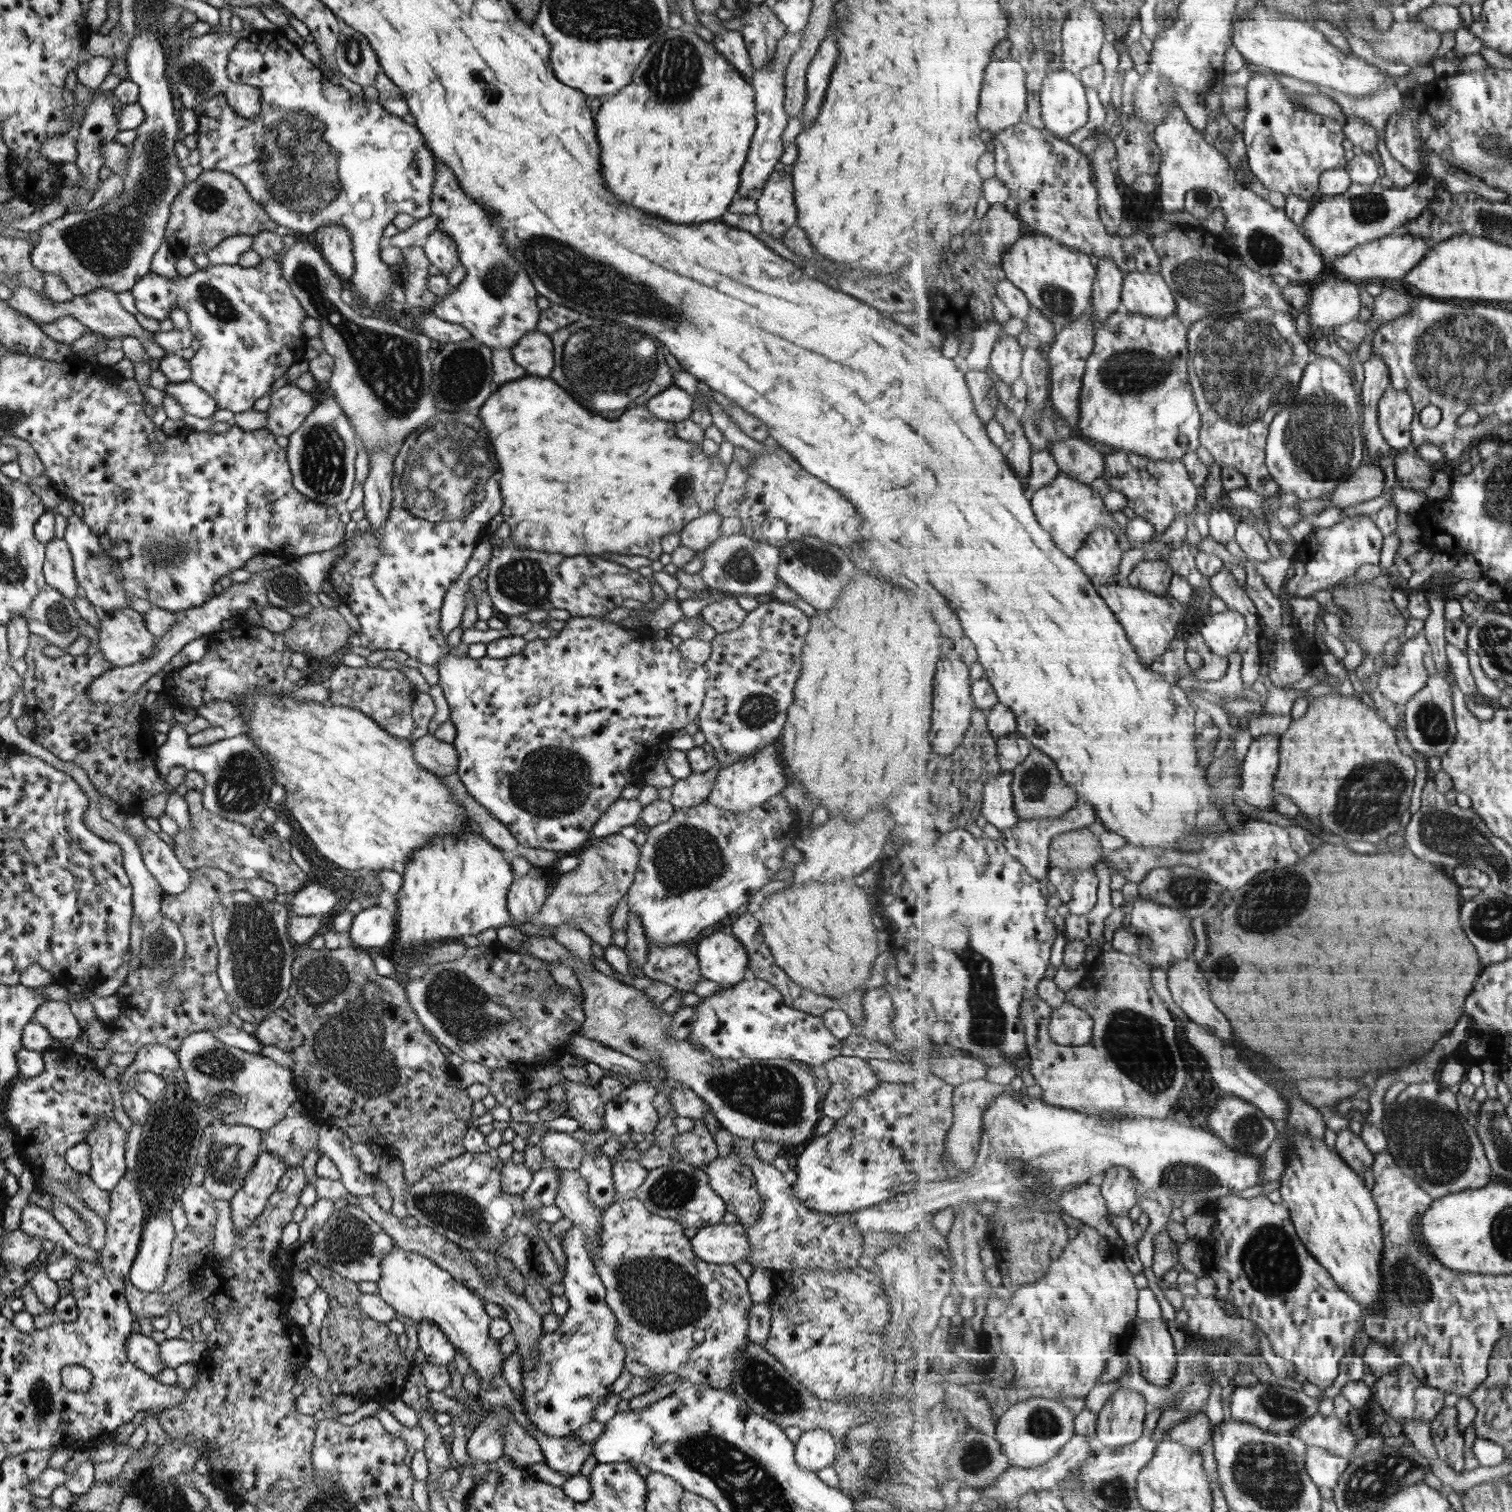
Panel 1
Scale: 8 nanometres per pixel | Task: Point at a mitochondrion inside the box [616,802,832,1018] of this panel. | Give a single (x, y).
(687, 858)

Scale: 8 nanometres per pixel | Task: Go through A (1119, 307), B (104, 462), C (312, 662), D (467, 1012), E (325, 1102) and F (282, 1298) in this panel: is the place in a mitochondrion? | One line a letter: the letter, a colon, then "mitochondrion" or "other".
A: other
B: other
C: other
D: mitochondrion
E: other
F: other

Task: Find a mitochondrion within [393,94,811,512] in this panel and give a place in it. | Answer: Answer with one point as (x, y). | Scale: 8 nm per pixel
(584, 281)

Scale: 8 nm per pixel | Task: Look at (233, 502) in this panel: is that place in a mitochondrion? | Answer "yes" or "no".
no

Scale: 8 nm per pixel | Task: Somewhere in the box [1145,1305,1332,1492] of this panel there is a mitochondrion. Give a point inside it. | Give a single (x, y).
(1285, 1408)

